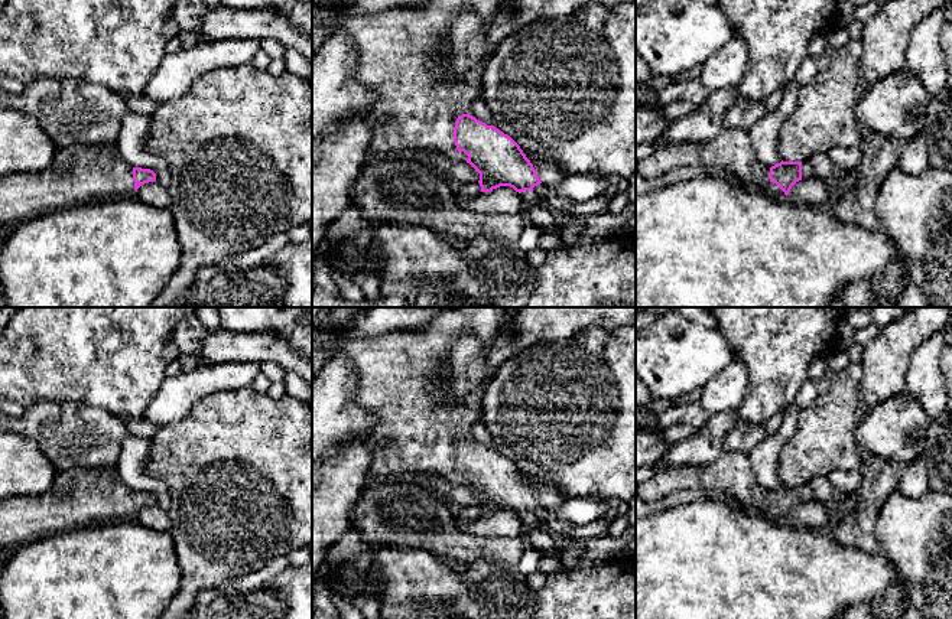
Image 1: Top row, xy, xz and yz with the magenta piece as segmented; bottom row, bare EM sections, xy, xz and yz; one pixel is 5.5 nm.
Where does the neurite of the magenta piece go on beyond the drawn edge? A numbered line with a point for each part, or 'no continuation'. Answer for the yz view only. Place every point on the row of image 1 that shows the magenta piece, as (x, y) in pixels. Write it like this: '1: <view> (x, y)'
1: yz (731, 150)

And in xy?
1: xy (80, 173)

